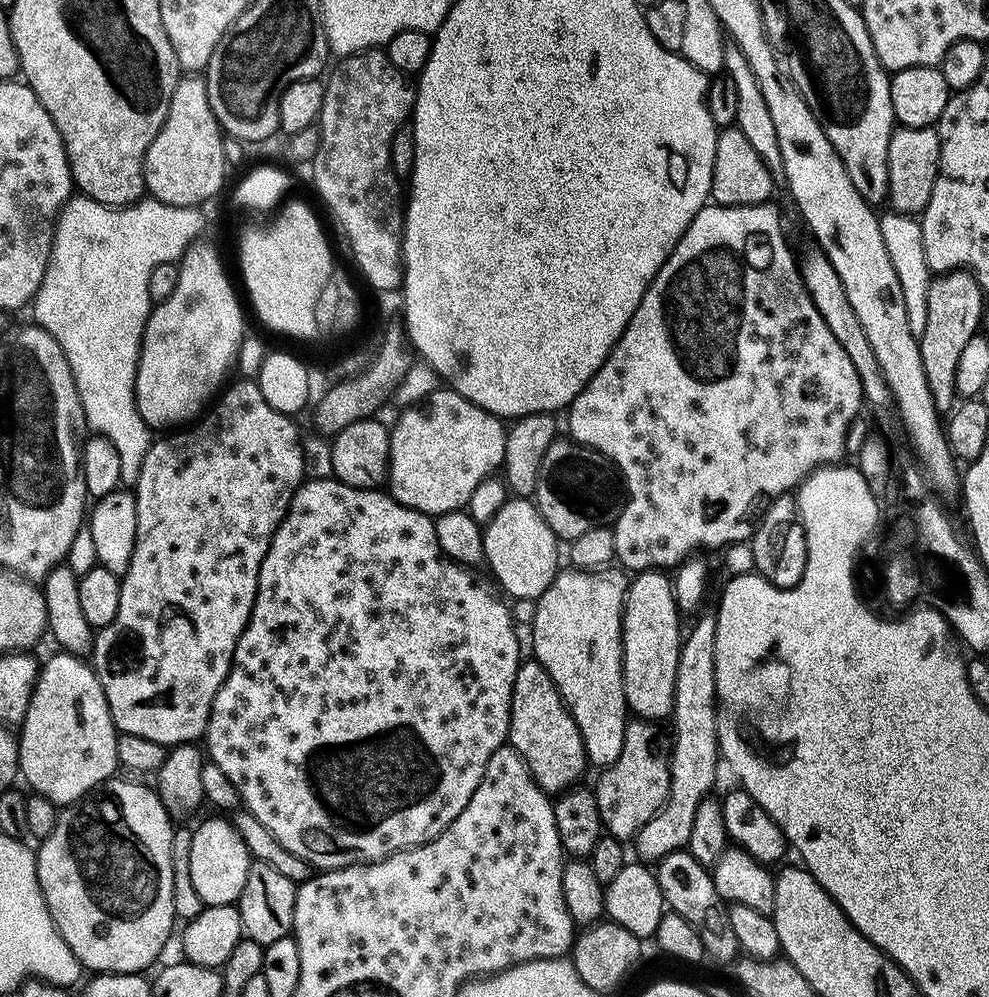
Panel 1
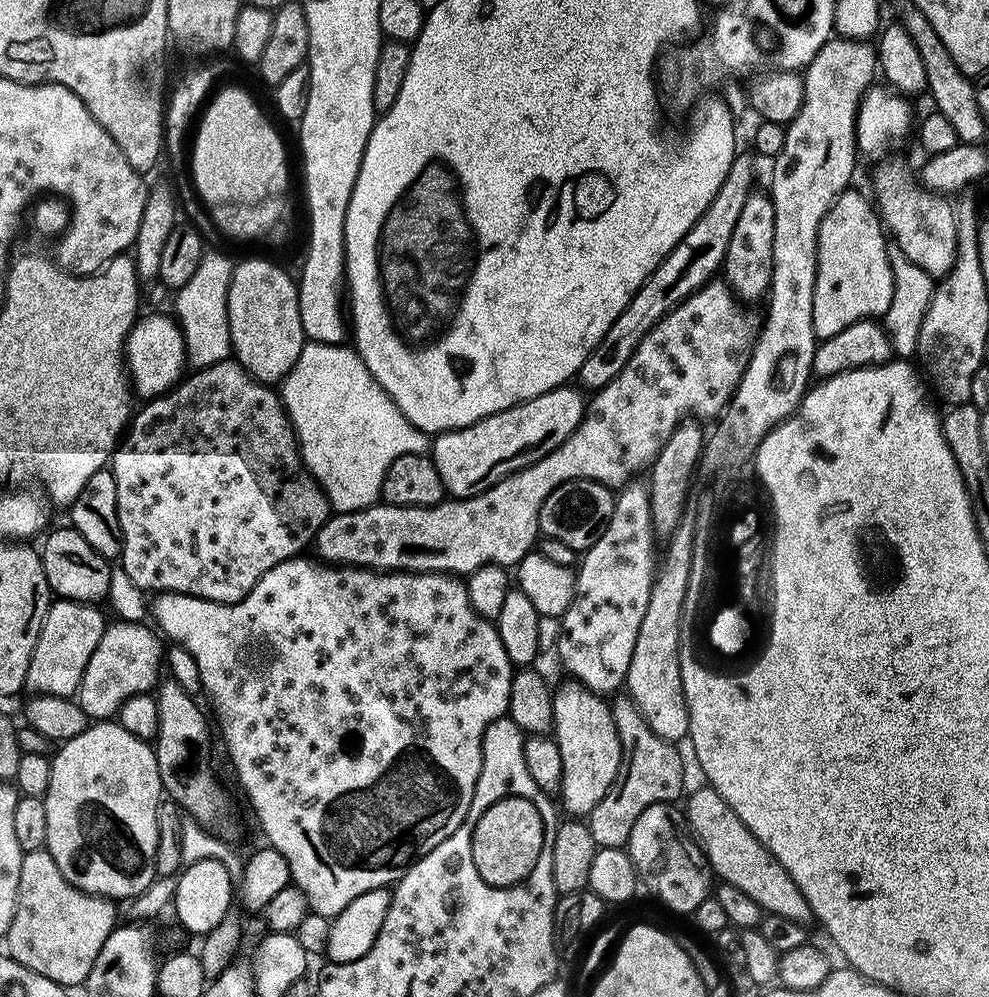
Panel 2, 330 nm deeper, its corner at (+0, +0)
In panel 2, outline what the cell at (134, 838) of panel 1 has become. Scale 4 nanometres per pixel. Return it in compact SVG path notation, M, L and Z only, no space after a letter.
M92 722L77 737L63 741L57 748L51 757L50 786L42 797L46 806L46 851L50 854L50 858L54 858L58 870L62 870L62 874L78 890L90 896L103 896L104 899L113 902L121 902L120 900L131 902L143 895L153 880L157 879L158 818L164 788L159 778L158 762L153 745L147 740L140 740L134 734L130 734L130 730L126 730L119 722Z

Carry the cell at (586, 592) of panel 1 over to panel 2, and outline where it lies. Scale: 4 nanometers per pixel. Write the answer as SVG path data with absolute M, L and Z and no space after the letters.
M565 679L561 688L557 687L552 693L552 727L554 739L558 742L558 750L562 750L562 782L559 795L564 796L564 804L571 815L576 818L587 817L602 798L610 790L614 778L620 769L620 739L614 726L611 703L601 693L591 692L585 684L577 680Z

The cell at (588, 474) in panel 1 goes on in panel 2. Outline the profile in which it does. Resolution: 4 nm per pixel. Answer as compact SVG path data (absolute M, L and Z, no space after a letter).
M568 480L564 484L558 485L546 498L545 509L540 518L541 533L549 540L566 542L566 546L570 546L577 554L583 554L588 551L590 546L594 546L594 542L598 542L600 533L607 526L615 505L616 498L609 485L600 484L597 480Z

